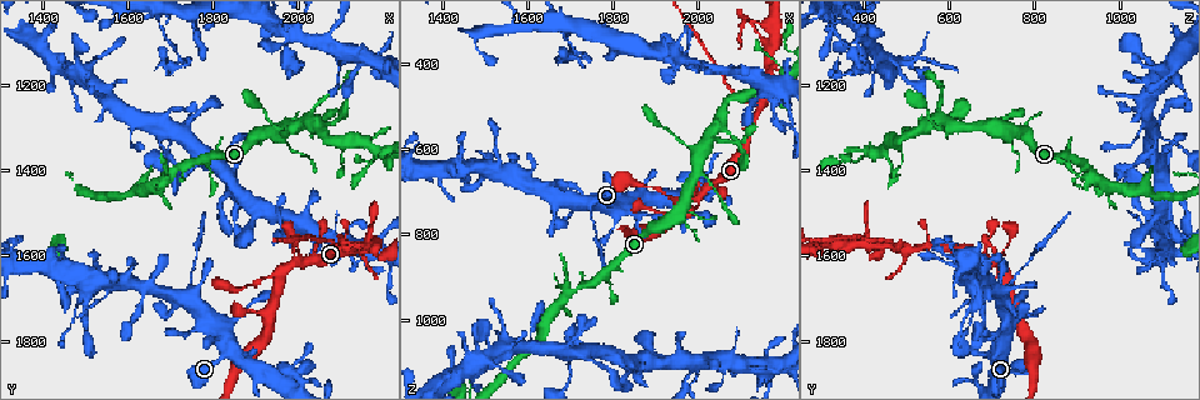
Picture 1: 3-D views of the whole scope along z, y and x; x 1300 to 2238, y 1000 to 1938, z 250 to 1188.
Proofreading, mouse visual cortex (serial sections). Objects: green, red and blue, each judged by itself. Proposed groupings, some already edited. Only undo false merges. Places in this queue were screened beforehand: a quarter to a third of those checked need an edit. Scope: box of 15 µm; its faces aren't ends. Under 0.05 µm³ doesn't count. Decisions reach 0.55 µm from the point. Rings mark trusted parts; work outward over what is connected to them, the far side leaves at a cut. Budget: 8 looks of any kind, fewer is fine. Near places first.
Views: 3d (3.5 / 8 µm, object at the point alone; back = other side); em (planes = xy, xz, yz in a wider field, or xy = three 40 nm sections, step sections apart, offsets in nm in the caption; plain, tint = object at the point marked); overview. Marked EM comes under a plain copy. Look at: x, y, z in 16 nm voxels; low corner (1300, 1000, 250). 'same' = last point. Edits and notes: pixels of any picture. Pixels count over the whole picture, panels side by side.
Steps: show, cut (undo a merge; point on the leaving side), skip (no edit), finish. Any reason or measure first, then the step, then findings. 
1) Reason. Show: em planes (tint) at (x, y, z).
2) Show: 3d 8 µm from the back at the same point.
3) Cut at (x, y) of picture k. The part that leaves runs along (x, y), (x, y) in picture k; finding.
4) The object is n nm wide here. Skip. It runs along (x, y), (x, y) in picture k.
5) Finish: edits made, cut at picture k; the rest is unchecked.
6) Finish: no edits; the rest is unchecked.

Abrupt turn. Show: 3d 8 µm at (1800, 1765, 735).

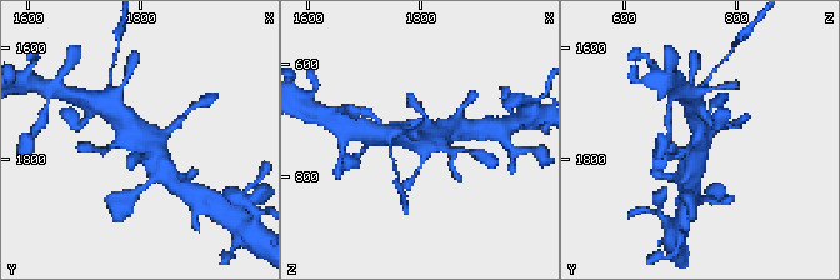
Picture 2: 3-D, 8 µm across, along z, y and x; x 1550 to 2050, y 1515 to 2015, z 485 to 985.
Show: 3d 3.5 µm at (1795, 1765, 730).

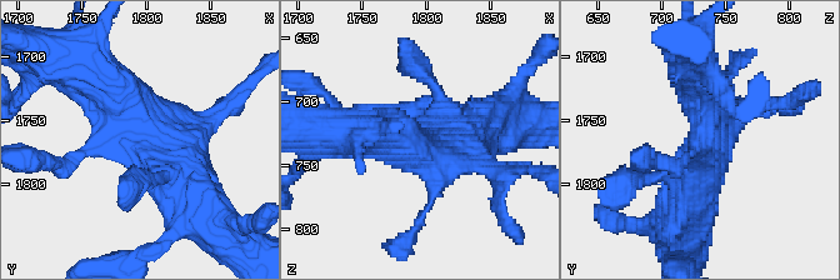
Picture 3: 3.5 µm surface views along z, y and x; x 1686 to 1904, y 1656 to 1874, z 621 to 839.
Now the EM. Show: em xy step 5 (tint) at (1792, 1768, 736).

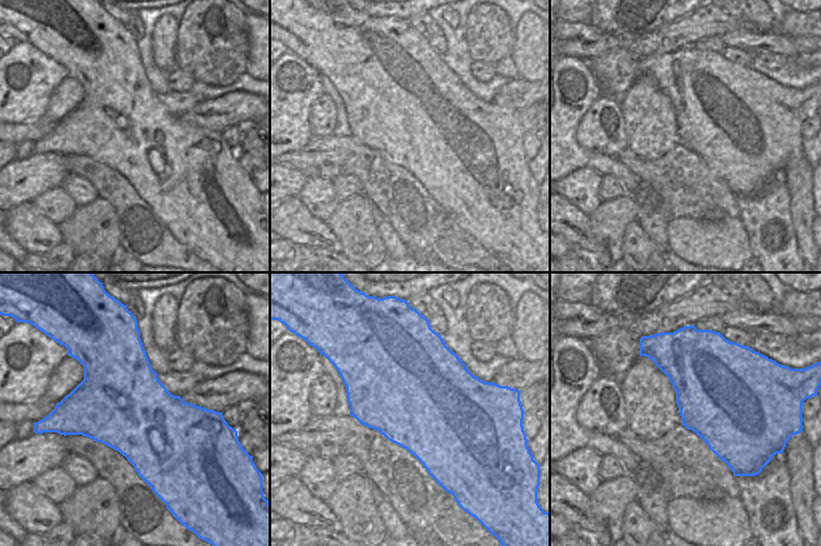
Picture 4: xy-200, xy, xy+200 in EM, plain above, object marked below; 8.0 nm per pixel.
The object is 900 nm wide here. Skip. It runs along (195, 203), (153, 130), (95, 76) in picture 3; all the same cell.

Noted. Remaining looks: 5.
A narrow waist. Show: 3d 3.5 µm at (1885, 1715, 750).

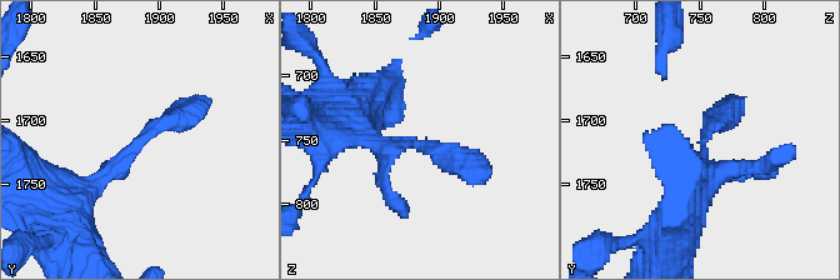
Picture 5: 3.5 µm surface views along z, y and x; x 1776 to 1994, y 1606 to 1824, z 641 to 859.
Shape alone is not enough. Show: em xy step 1 (tint) at (1888, 1714, 754).

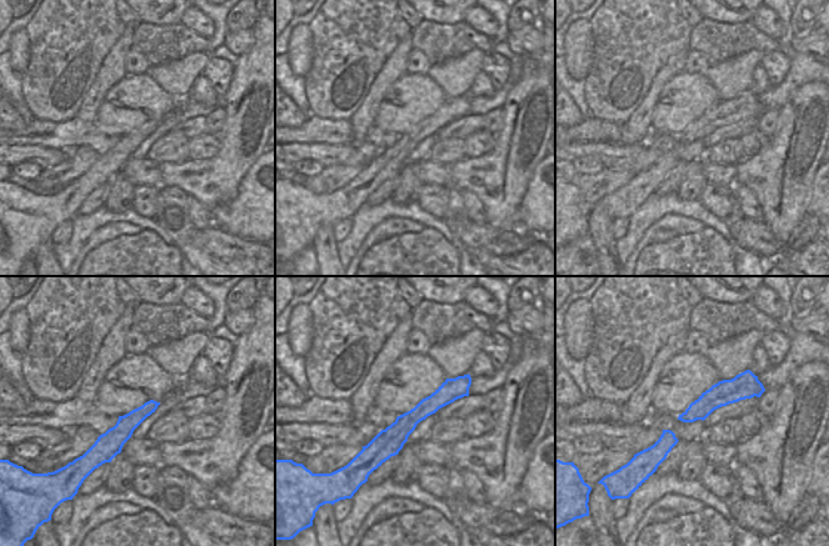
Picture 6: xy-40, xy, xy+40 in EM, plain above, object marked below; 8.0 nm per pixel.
Cut it another way. Show: em xy step 5 (tint) at the same point.

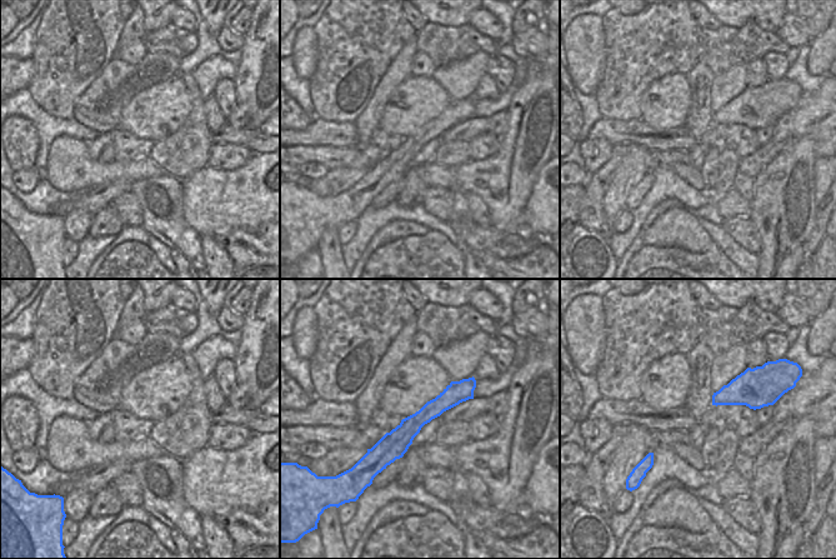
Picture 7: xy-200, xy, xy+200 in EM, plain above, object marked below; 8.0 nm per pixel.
Skip. It runs along (471, 380), (379, 458), (368, 458) in picture 7; all the same cell.

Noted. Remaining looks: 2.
Show: 3d 3.5 µm at (2040, 1250, 575).

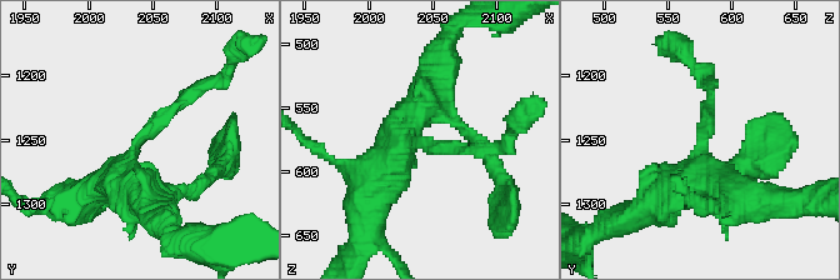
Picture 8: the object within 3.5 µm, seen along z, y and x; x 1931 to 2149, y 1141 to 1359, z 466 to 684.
The arms are 150, 450 nm wide; need the tissue. Show: em planes (tint) at (2042, 1248, 580).

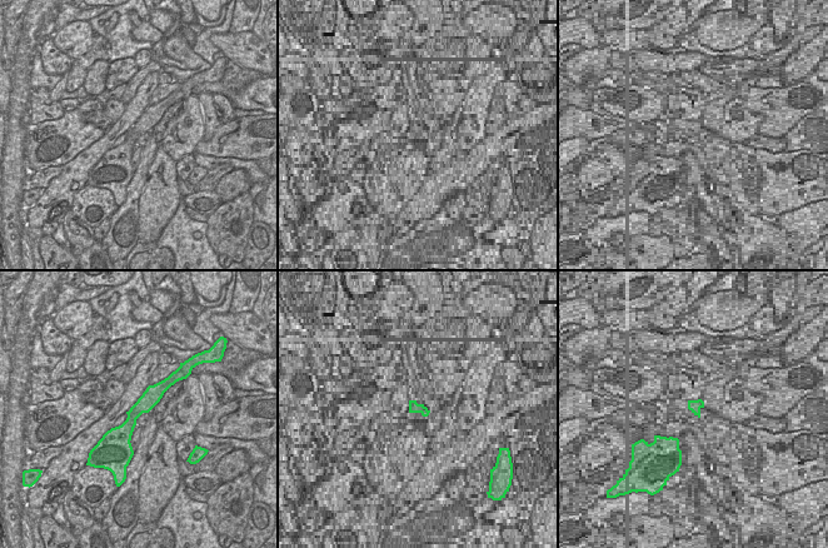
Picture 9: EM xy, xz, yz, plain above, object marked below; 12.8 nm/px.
Skip. It runs along (165, 383), (131, 417), (129, 449) in picture 9; continuous, no second cell.

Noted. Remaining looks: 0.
Finish: no edits; the rest is unchecked.

